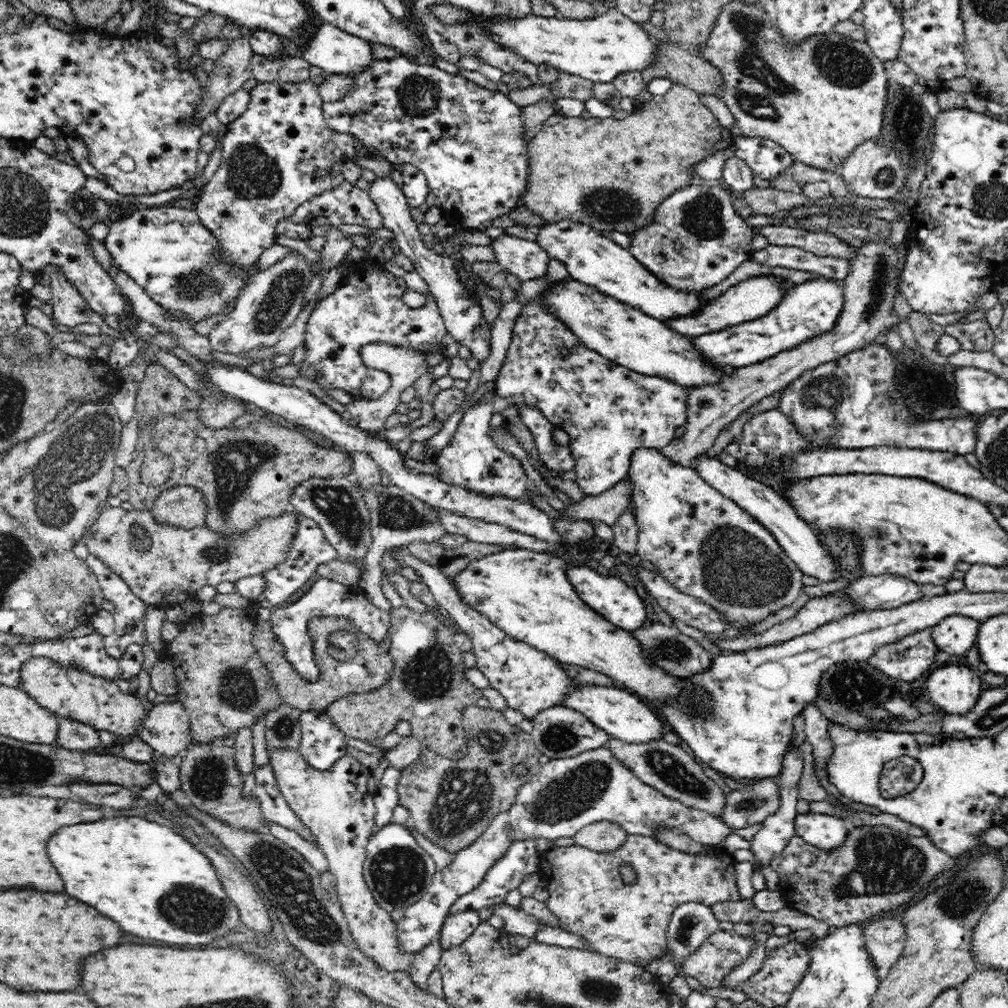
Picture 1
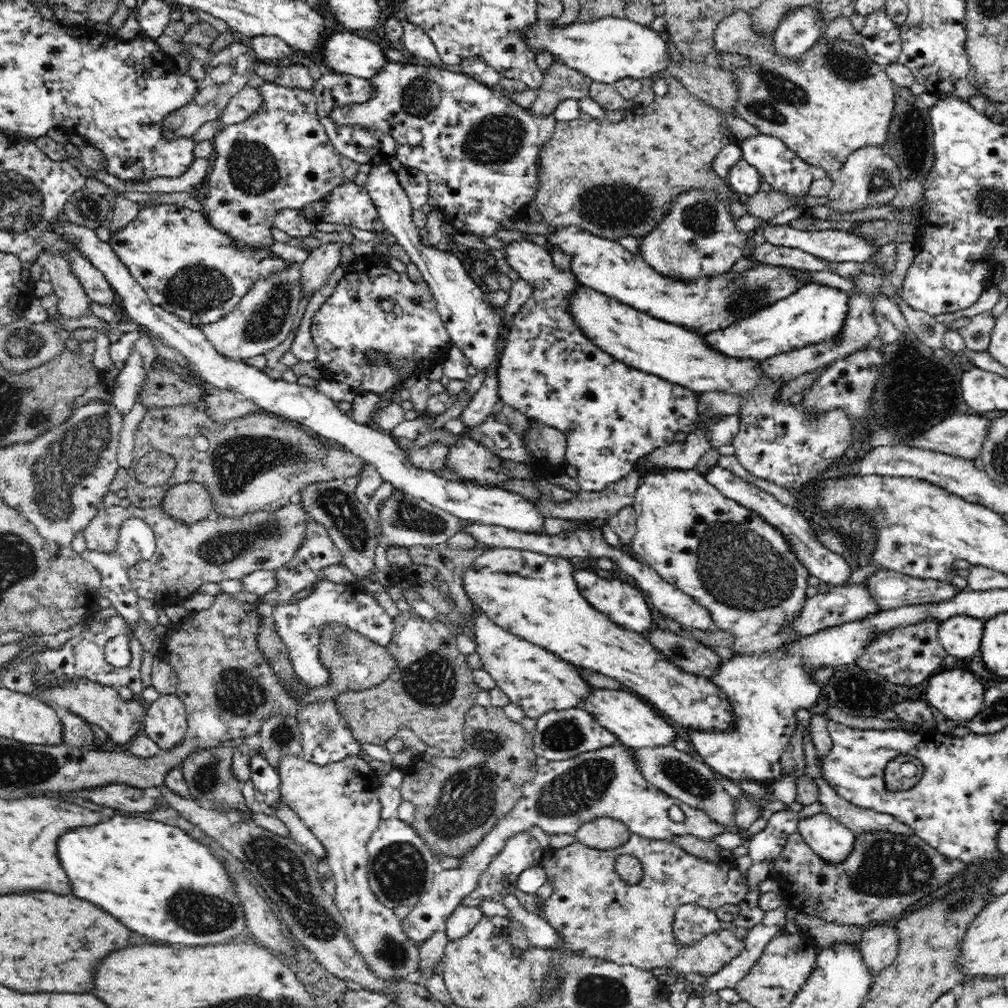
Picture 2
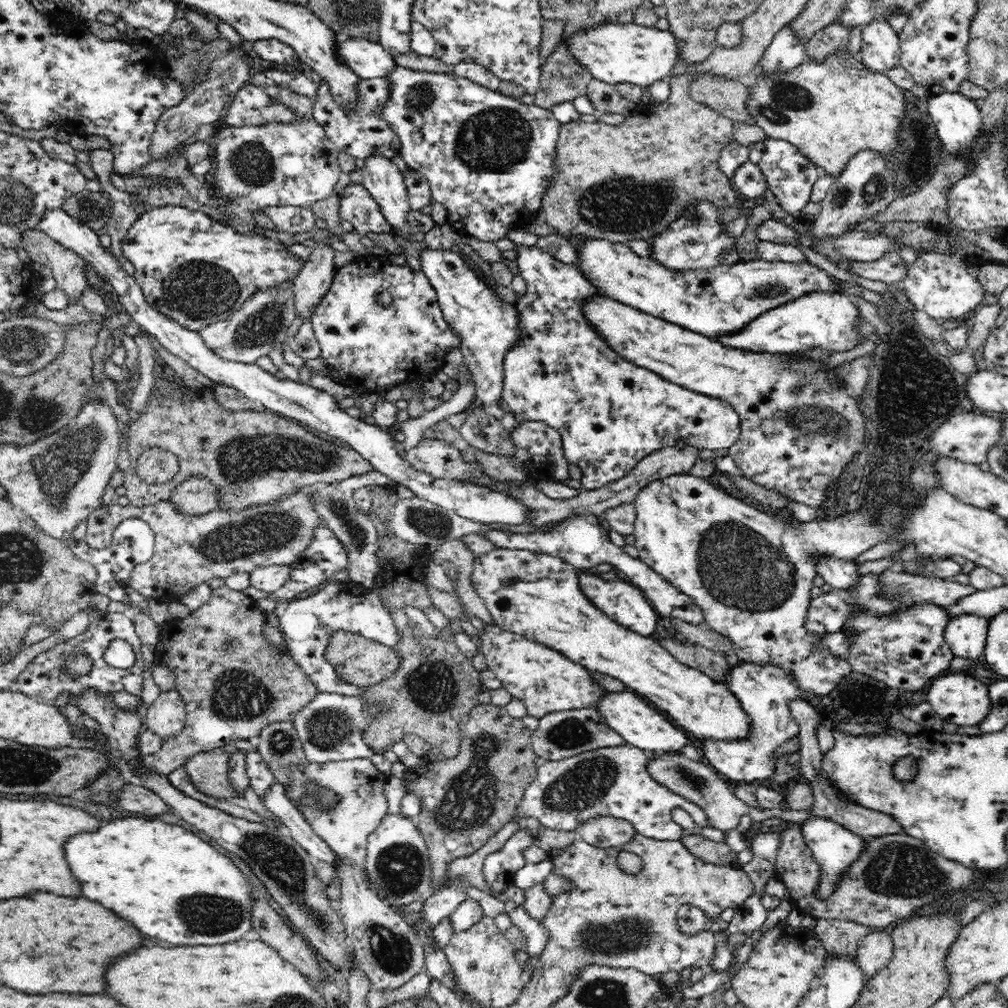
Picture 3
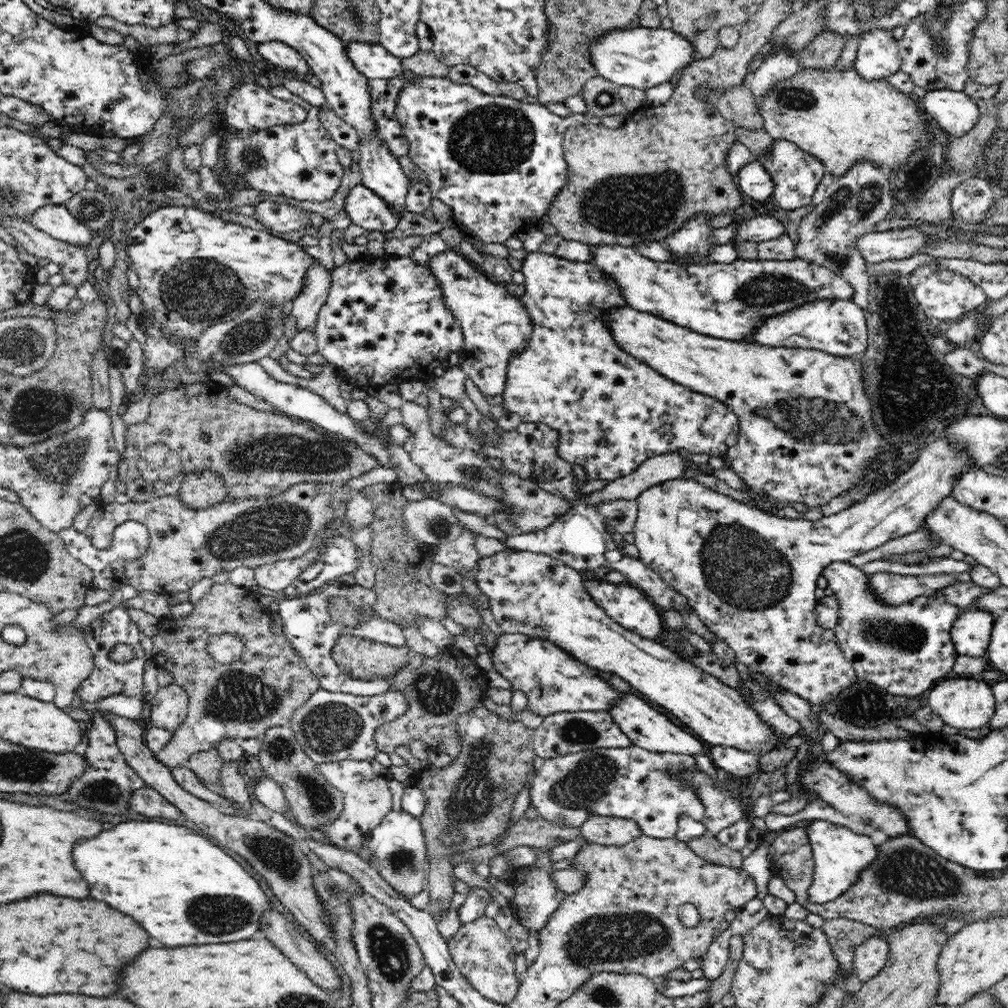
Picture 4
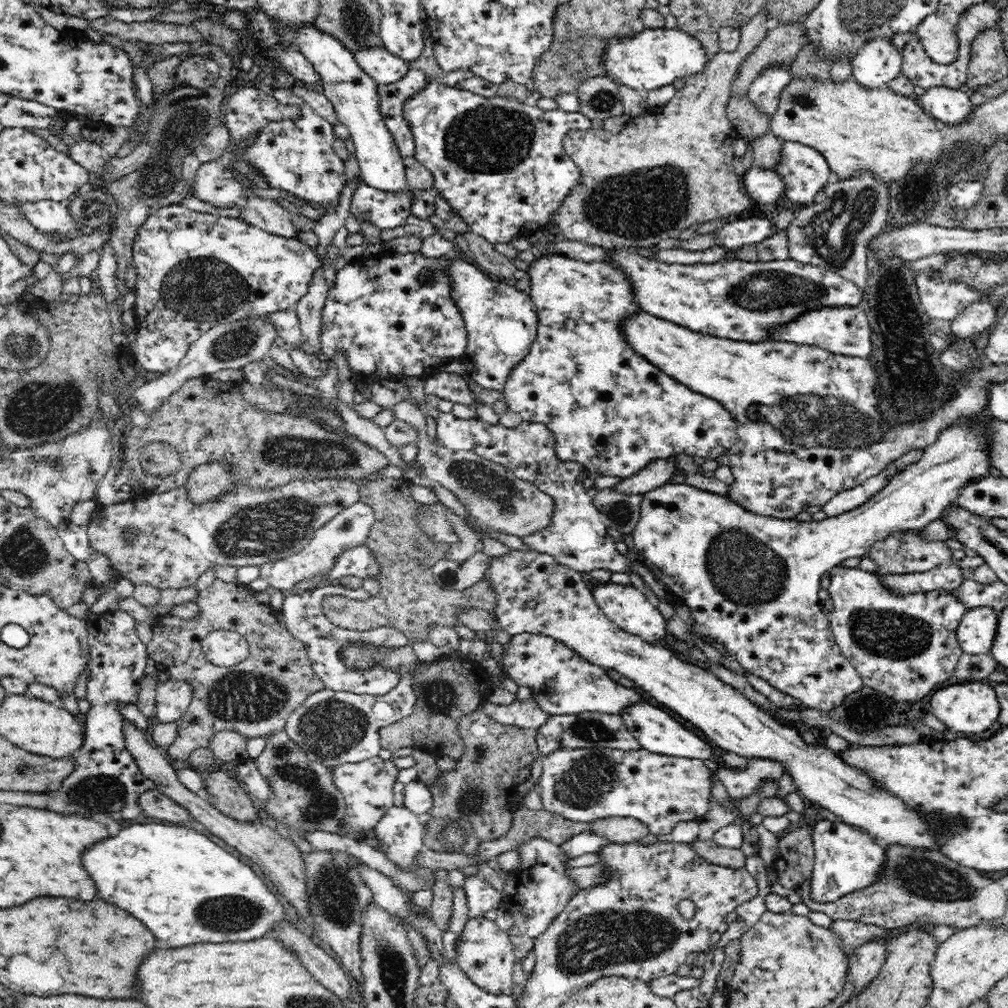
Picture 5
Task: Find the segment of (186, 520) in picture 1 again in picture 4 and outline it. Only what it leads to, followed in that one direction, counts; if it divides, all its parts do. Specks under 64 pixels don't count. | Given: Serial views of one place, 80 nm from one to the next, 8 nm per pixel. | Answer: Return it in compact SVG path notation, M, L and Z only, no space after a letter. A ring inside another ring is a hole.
M196 470L183 478L177 496L192 509L208 509L227 497L227 486L217 472Z

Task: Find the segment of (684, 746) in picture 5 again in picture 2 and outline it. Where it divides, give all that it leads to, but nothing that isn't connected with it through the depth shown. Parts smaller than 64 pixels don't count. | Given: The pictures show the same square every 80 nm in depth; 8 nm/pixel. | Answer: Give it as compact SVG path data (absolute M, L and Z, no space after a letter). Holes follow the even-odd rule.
M594 689L589 692L588 699L578 706L587 709L604 728L617 736L618 744L626 747L644 748L655 746L674 746L674 740L683 738L679 730L673 728L663 714L659 713L648 702L626 689Z

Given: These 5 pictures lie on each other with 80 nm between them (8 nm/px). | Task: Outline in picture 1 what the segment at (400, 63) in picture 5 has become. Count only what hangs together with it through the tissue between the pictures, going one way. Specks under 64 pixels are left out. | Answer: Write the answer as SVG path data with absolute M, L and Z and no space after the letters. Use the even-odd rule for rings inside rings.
M326 22L318 24L317 31L314 32L313 38L310 39L310 44L304 44L302 58L310 65L320 67L324 74L346 76L364 75L377 62L372 54L370 42L362 40L360 37L352 36L348 32L343 32Z

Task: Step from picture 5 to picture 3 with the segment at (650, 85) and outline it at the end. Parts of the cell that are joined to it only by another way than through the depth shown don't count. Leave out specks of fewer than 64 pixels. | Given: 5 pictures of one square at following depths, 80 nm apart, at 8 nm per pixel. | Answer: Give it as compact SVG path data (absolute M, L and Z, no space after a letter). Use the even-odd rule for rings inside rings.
M634 22L600 24L600 27L575 34L567 44L593 78L608 84L632 83L644 88L668 80L681 58L681 42L673 33Z

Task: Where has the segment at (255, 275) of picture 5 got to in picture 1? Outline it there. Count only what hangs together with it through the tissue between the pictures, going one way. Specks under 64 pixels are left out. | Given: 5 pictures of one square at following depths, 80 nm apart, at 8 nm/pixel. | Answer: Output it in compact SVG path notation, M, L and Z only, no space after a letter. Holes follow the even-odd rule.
M170 204L152 206L152 210L137 210L136 214L132 213L128 217L112 222L103 243L111 254L114 264L117 264L122 272L141 286L155 303L165 310L179 312L186 319L190 319L192 324L210 318L214 314L220 314L228 303L242 294L246 286L244 279L250 280L252 276L261 272L251 270L251 267L256 265L256 261L252 261L250 266L237 268L235 264L219 258L218 241L212 232L200 222L197 212Z

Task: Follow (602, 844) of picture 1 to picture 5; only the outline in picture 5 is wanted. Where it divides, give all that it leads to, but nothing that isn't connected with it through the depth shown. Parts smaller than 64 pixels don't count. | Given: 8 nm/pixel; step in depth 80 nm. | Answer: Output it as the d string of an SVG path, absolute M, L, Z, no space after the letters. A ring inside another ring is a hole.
M634 817L608 818L593 820L589 832L605 838L609 843L623 845L646 838L649 829Z

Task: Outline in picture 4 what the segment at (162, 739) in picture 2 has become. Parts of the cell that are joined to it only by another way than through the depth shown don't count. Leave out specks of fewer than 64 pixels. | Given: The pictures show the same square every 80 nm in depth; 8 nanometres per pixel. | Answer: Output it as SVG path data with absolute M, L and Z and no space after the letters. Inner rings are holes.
M176 683L159 686L151 701L148 720L154 726L174 732L187 715L189 696L184 688Z

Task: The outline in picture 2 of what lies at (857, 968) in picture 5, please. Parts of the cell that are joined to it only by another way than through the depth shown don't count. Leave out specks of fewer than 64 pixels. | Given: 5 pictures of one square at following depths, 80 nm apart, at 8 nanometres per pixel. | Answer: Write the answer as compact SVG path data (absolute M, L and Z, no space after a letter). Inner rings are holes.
M874 925L862 933L859 947L866 967L877 974L894 962L898 954L898 933L895 927Z

